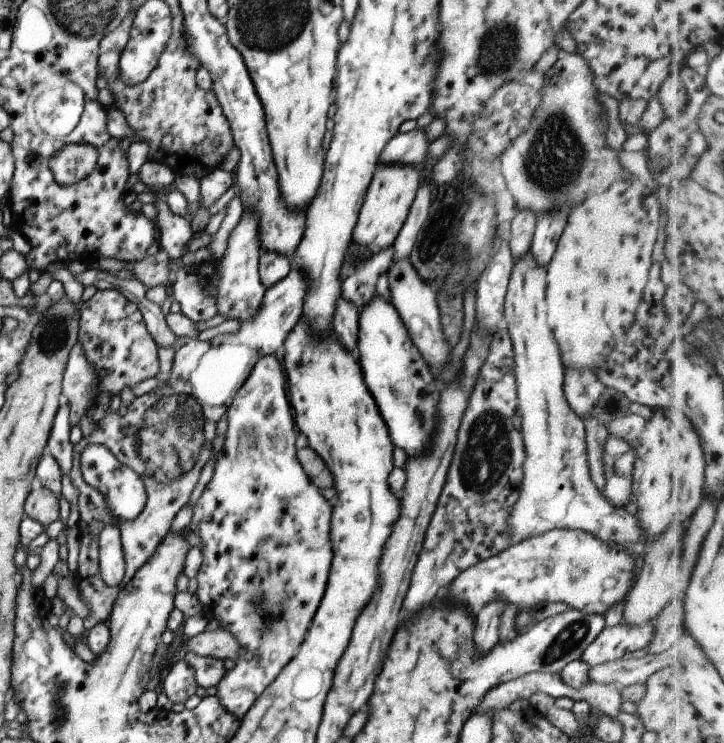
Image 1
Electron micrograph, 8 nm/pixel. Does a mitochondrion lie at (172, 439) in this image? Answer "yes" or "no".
yes

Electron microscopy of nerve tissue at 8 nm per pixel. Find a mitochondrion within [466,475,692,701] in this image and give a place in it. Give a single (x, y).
(568, 639)

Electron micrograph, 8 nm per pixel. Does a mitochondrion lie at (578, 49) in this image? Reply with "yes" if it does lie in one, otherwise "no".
no

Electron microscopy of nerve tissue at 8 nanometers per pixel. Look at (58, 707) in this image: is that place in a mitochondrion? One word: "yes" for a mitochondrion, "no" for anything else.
yes

